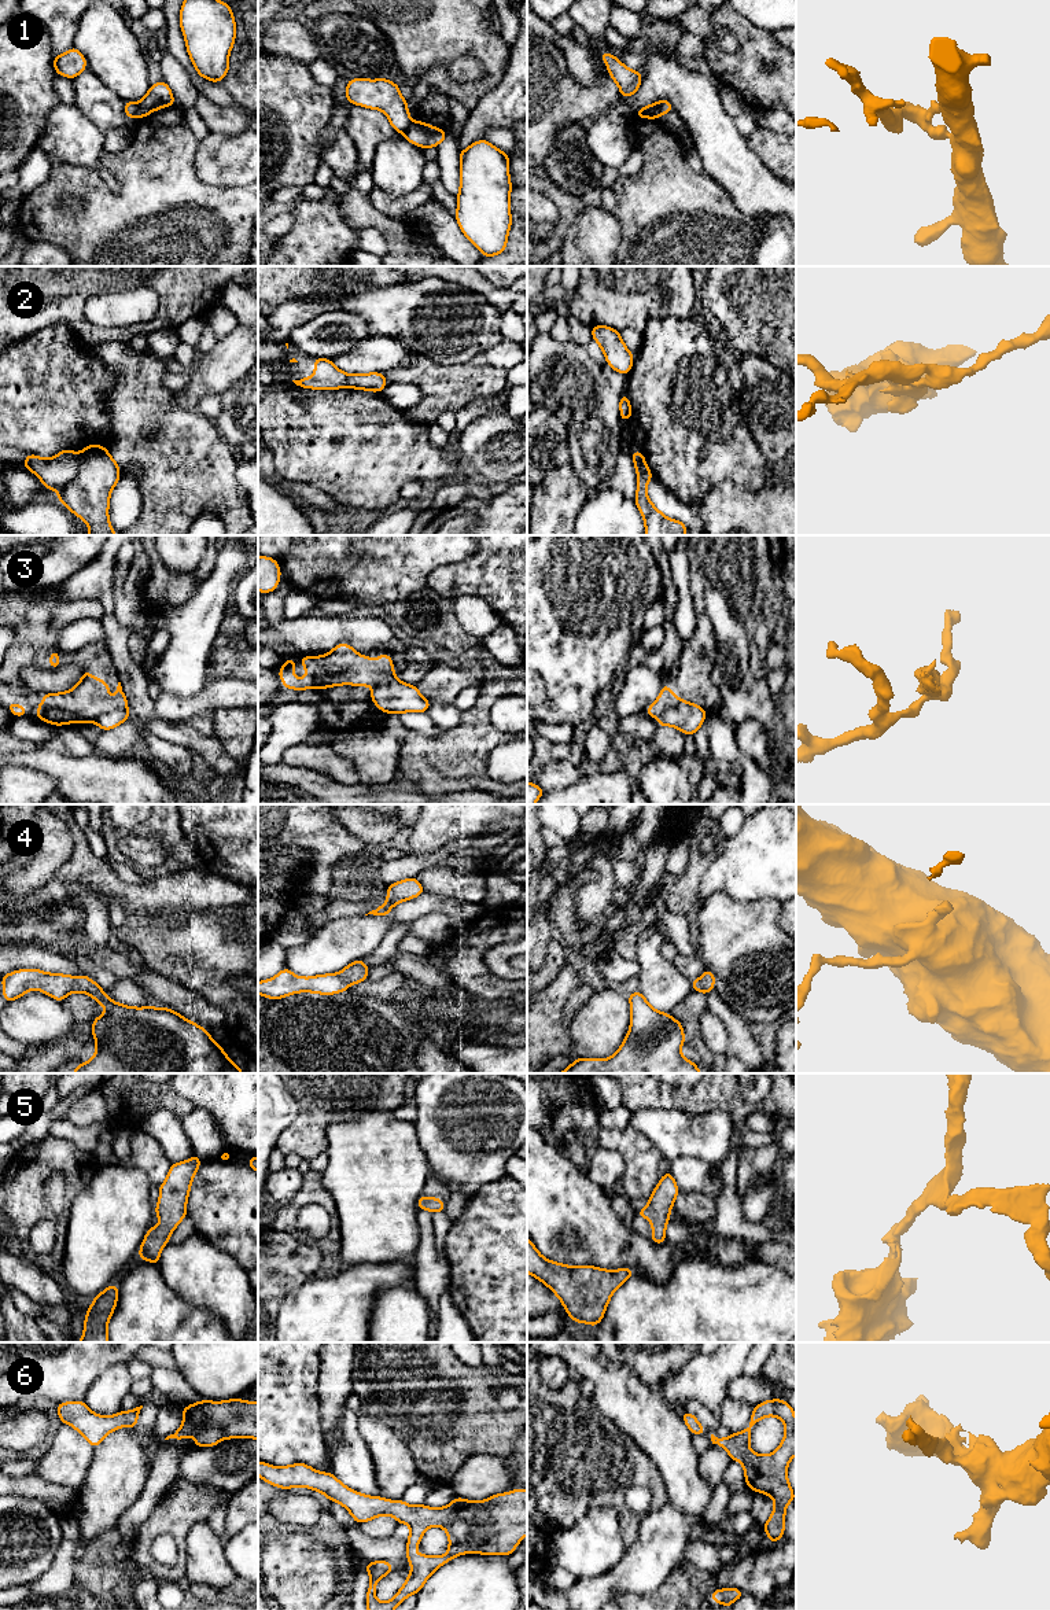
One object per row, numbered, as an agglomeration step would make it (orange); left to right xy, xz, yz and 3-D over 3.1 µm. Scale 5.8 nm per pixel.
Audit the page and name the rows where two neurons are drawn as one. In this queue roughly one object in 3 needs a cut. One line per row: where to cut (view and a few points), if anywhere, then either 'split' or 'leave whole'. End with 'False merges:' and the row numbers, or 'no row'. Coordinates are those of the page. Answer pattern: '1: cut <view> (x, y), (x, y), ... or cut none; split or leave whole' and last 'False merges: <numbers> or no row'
1: cut xy (137, 103), (142, 117); split
2: cut xy (80, 454), (76, 478), (59, 492); split
3: cut xy (126, 708), (113, 708), (102, 713), (94, 721); split
4: cut none; leave whole
5: cut none; leave whole
6: cut none; leave whole
False merges: 1, 2, 3

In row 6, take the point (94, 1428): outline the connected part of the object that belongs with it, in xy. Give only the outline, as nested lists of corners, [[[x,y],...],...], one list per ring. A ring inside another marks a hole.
[[[85,1401],[58,1403],[58,1415],[62,1423],[73,1426],[85,1440],[96,1448],[103,1438],[122,1427],[135,1429],[143,1405],[115,1415],[102,1416],[91,1411]]]

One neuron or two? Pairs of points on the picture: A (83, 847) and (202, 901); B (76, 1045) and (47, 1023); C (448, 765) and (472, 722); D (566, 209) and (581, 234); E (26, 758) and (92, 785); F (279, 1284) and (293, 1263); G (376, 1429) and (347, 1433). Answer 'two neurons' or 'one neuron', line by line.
A: one neuron
B: two neurons
C: one neuron
D: two neurons
E: one neuron
F: one neuron
G: two neurons

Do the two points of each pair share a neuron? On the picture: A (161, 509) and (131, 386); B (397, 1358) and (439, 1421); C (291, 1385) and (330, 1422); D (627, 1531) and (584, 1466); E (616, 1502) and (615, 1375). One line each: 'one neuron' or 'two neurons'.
A: one neuron
B: one neuron
C: two neurons
D: one neuron
E: two neurons

